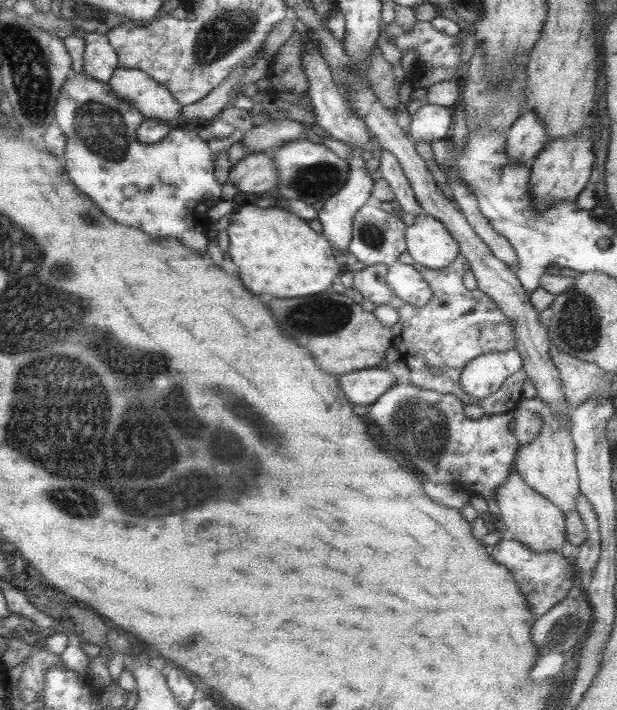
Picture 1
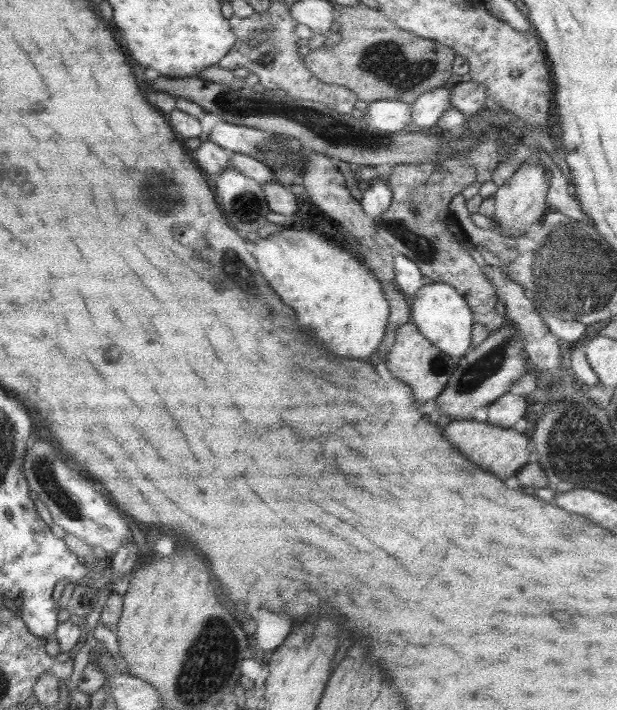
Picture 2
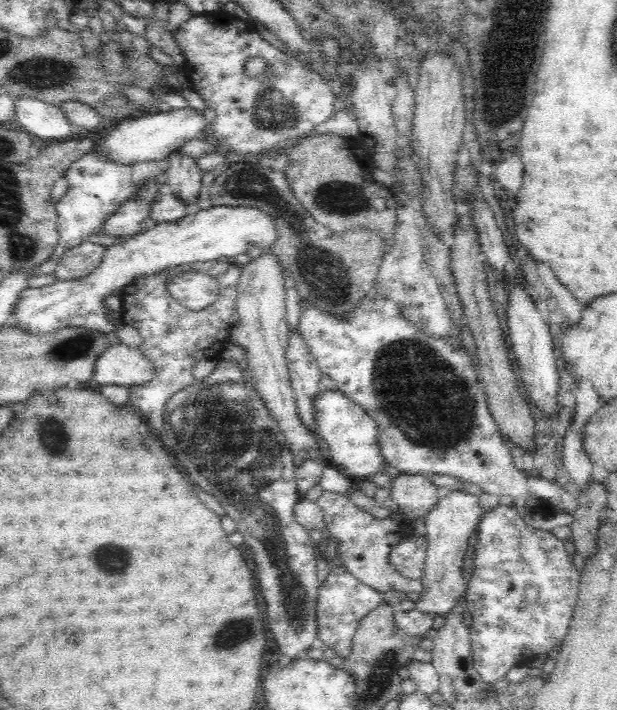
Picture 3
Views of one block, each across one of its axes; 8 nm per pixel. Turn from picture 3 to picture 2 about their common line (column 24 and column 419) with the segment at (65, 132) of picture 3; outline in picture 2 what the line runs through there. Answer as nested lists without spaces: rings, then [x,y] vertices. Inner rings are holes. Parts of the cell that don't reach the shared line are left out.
[[[440,86],[417,95],[416,100],[410,104],[409,129],[421,131],[435,126],[441,113],[445,109],[451,108],[450,90],[451,88]]]

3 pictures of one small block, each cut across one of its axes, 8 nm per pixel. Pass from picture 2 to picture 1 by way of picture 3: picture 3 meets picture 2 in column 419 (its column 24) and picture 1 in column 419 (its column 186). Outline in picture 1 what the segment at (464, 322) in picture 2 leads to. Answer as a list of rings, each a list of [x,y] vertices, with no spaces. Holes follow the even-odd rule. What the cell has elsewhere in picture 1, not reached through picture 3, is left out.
[[[415,216],[410,226],[404,228],[405,253],[412,258],[412,264],[428,269],[438,269],[451,264],[458,256],[458,246],[447,229],[431,216]]]

